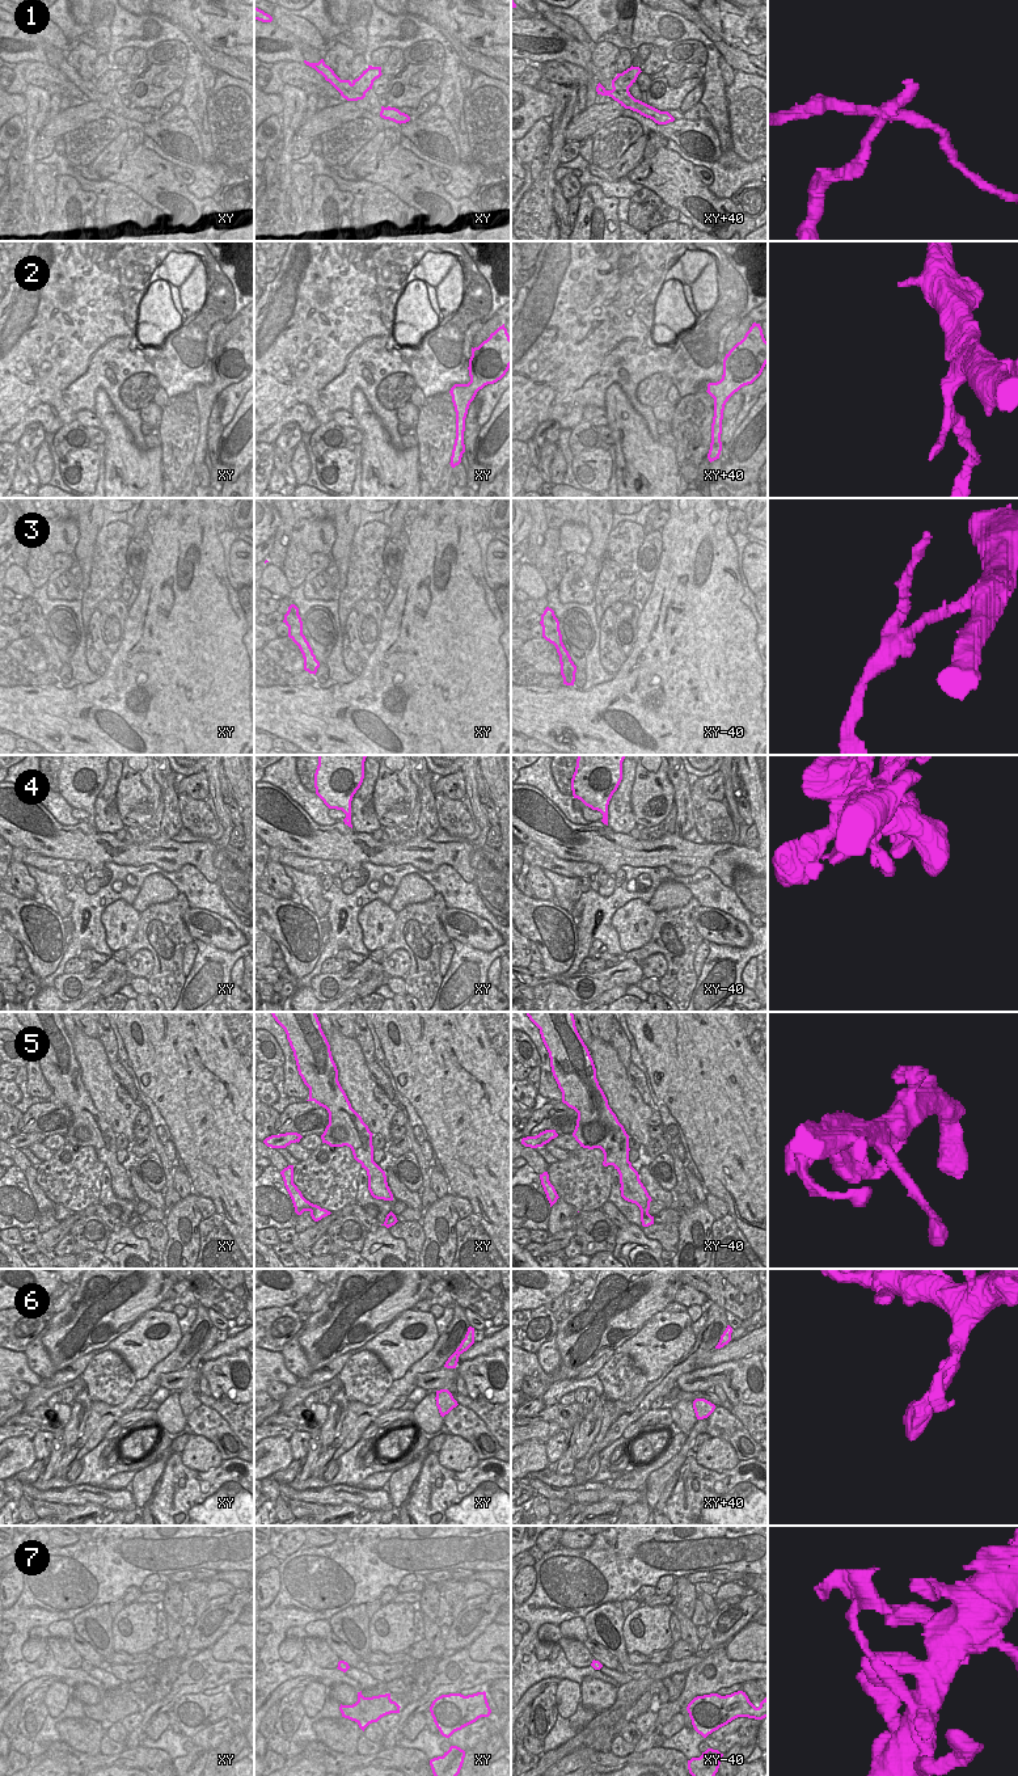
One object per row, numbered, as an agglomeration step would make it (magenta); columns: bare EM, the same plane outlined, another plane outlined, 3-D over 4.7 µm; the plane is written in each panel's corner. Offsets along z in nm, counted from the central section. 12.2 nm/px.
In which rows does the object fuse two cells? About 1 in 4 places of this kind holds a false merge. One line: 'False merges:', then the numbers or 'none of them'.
False merges: 1, 2, 3, 7

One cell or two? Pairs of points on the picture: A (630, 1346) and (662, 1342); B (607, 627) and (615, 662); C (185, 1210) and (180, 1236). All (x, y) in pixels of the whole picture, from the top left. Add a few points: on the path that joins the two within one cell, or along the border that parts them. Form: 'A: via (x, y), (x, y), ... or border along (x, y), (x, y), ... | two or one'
A: via (638, 1346), (654, 1346) | one
B: via (607, 636), (609, 653) | one
C: via (184, 1216), (182, 1230) | one

